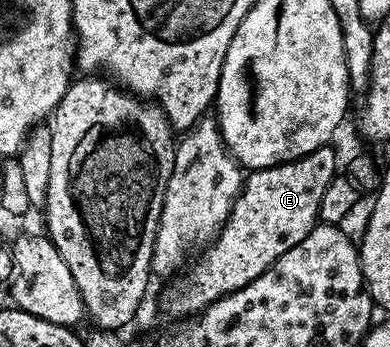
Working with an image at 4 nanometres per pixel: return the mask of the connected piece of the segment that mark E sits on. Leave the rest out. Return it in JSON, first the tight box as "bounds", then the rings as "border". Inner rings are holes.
{"bounds":[163,144,338,319],"border":[[[332,144],[324,145],[321,149],[311,151],[305,157],[300,157],[294,161],[288,161],[275,167],[266,169],[252,170],[244,178],[241,194],[235,199],[235,203],[229,212],[229,218],[225,220],[221,230],[216,237],[205,246],[201,257],[193,266],[190,264],[189,278],[182,285],[173,285],[169,290],[163,293],[163,309],[167,314],[174,313],[177,319],[189,319],[194,315],[200,314],[201,310],[207,308],[212,301],[218,301],[221,297],[226,297],[229,293],[239,291],[247,287],[263,271],[277,262],[280,257],[291,247],[303,243],[307,235],[313,230],[313,226],[318,224],[319,214],[321,212],[321,200],[323,191],[332,183],[333,178],[338,176],[337,153],[333,150]]]}

